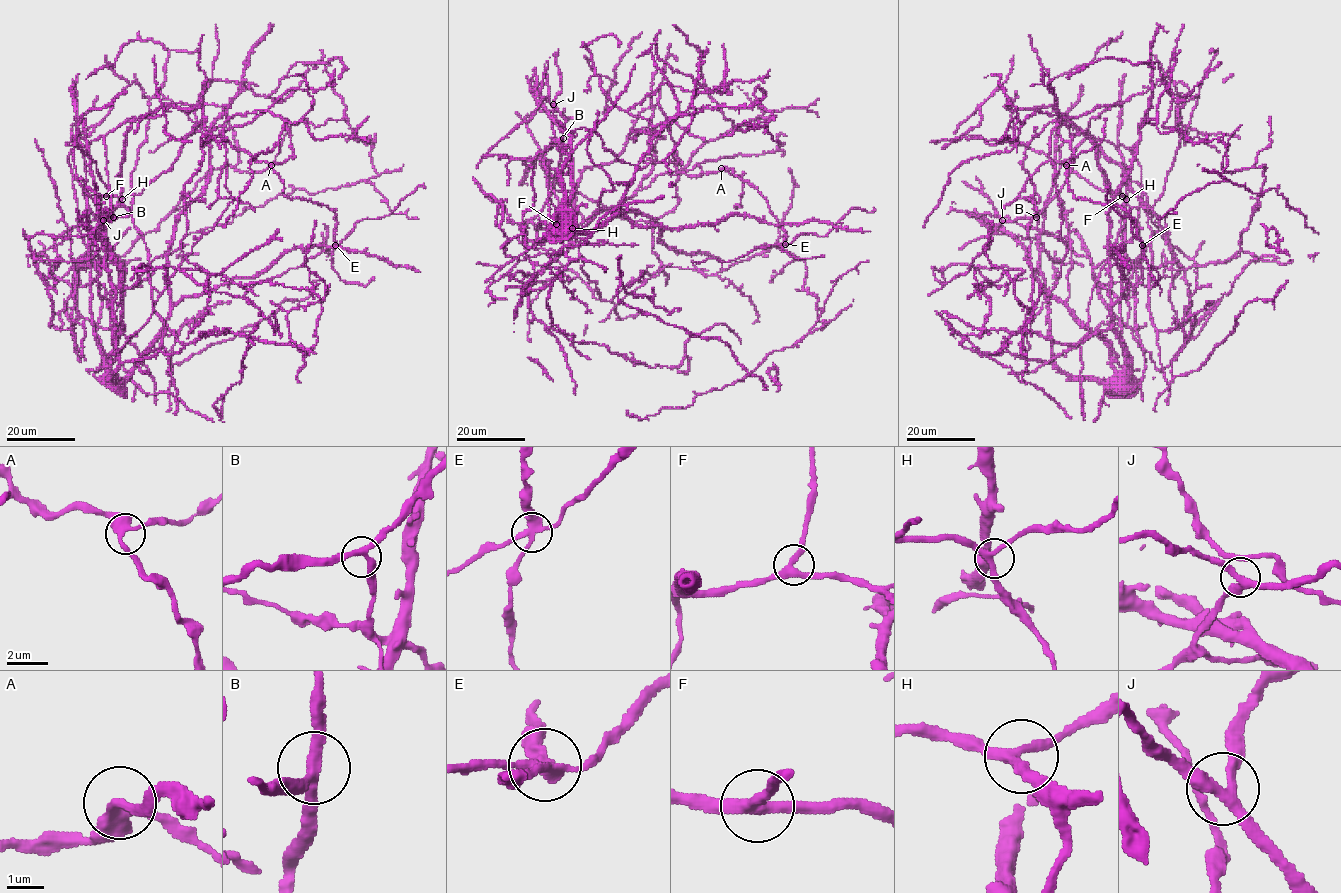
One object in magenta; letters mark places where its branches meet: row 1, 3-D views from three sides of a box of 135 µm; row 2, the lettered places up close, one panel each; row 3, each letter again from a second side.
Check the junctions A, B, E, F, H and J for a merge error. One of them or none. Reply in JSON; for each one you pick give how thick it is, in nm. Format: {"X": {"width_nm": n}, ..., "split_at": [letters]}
{"E": {"width_nm": 320}, "split_at": ["E"]}

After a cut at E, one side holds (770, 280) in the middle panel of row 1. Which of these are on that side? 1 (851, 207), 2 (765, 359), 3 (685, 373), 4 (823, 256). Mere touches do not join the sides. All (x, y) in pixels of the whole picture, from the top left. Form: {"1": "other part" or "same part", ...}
{"1": "same part", "2": "same part", "3": "other part", "4": "other part"}

